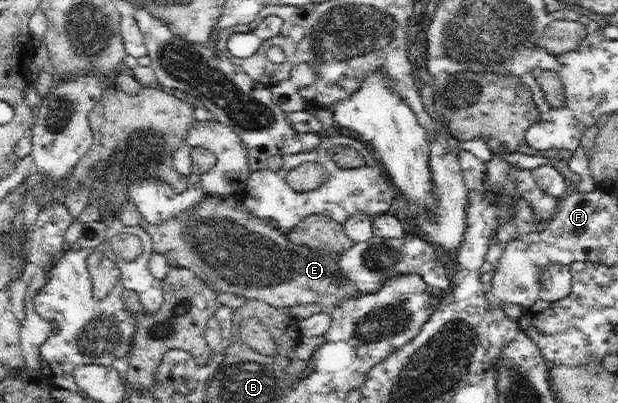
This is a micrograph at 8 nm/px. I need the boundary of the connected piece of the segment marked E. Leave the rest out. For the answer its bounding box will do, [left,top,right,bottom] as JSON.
[139,195,360,311]

